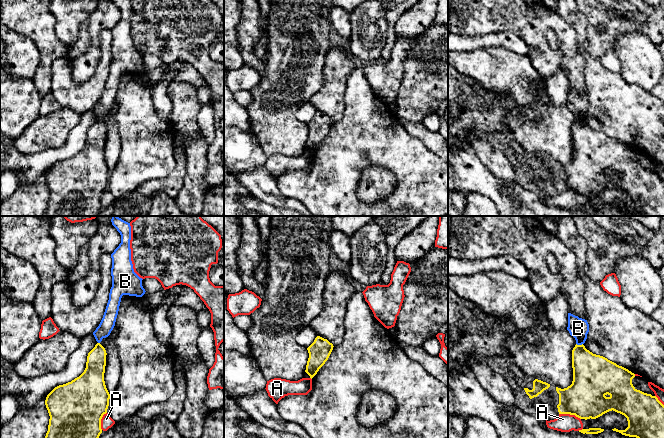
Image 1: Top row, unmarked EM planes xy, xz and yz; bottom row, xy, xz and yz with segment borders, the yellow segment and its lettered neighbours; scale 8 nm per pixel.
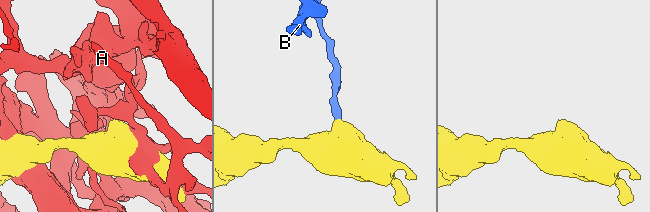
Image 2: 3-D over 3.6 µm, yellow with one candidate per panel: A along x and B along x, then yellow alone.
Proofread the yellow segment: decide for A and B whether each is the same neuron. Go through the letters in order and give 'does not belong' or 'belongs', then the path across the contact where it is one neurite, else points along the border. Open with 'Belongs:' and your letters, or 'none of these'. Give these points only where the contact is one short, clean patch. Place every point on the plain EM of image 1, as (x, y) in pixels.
Belongs: none of these
A: does not belong
B: does not belong | along yz (576, 119), (582, 120)

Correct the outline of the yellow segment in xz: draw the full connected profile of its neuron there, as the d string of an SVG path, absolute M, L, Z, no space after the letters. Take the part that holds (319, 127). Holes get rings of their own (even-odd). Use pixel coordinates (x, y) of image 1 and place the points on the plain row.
M317 112L314 118L307 124L309 134L305 148L310 152L311 155L328 136L333 123L333 120L327 115Z

